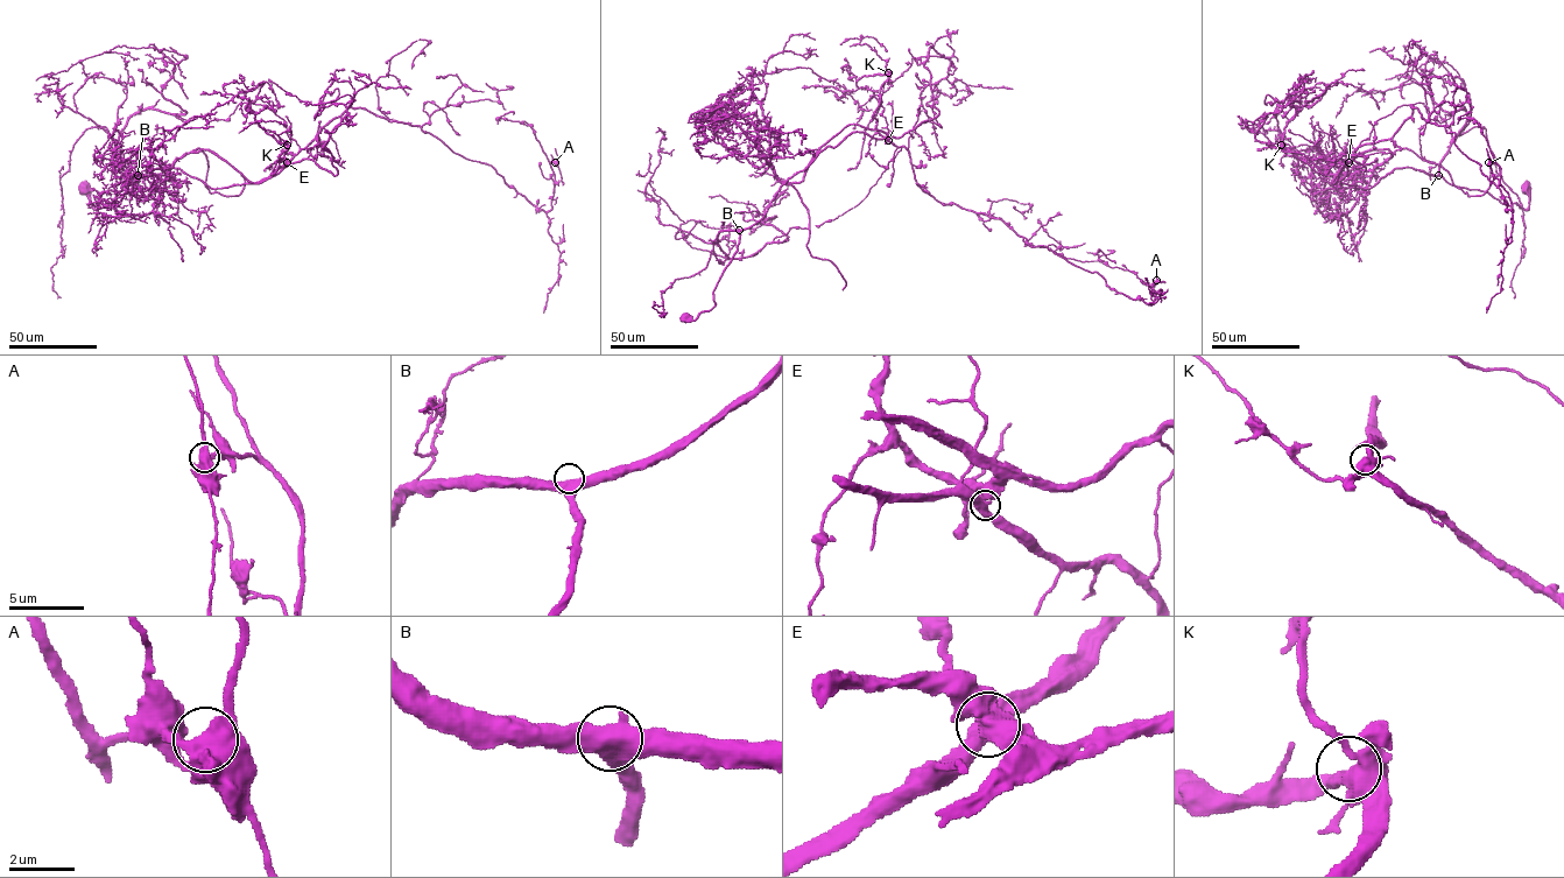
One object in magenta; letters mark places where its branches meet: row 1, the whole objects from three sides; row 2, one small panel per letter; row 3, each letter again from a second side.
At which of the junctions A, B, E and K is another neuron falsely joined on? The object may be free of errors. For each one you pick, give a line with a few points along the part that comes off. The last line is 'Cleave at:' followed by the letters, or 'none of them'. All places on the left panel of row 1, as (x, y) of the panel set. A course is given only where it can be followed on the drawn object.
E: course (287, 162), (253, 183), (208, 149), (178, 157), (168, 175), (150, 157), (180, 127), (247, 91), (239, 75)
Cleave at: E

